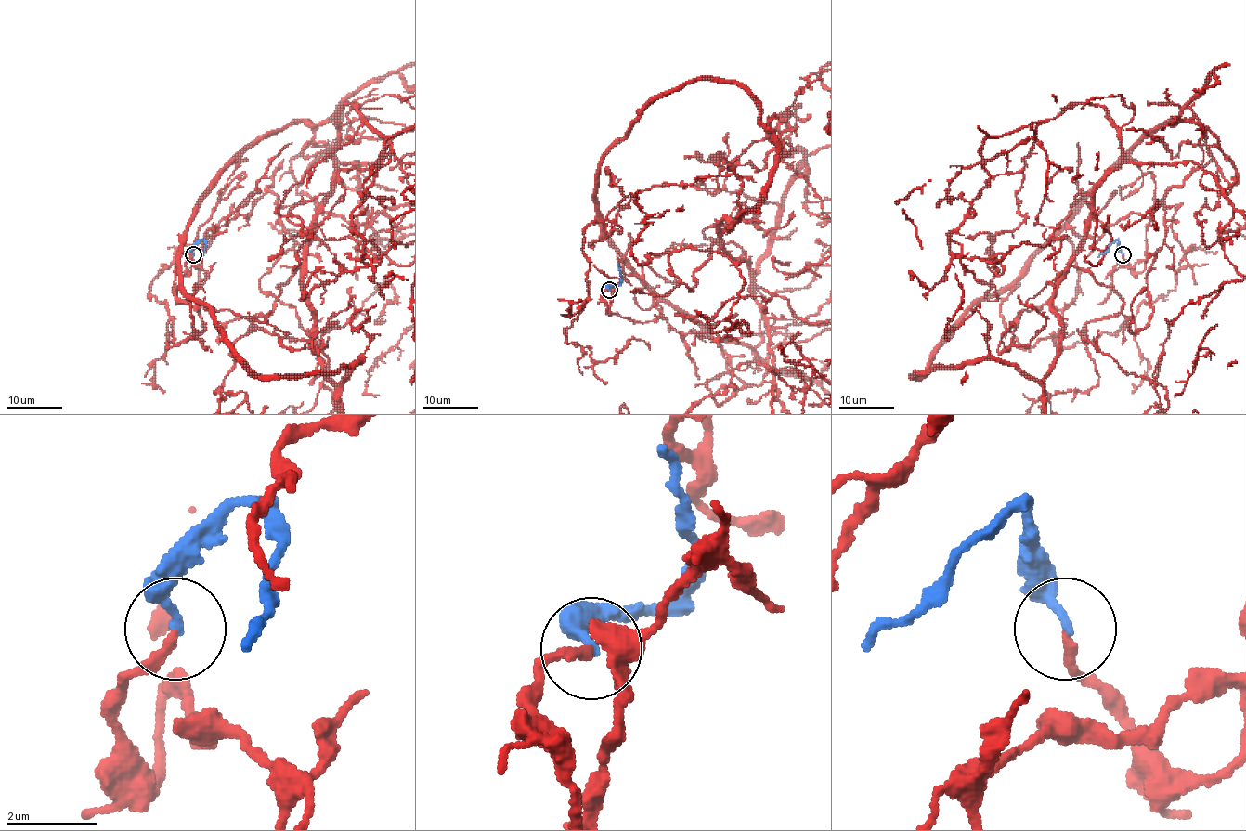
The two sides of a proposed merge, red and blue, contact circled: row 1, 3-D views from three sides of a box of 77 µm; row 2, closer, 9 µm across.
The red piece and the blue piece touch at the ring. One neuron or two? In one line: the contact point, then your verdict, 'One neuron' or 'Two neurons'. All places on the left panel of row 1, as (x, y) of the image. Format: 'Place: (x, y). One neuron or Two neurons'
Place: (193, 254). One neuron

